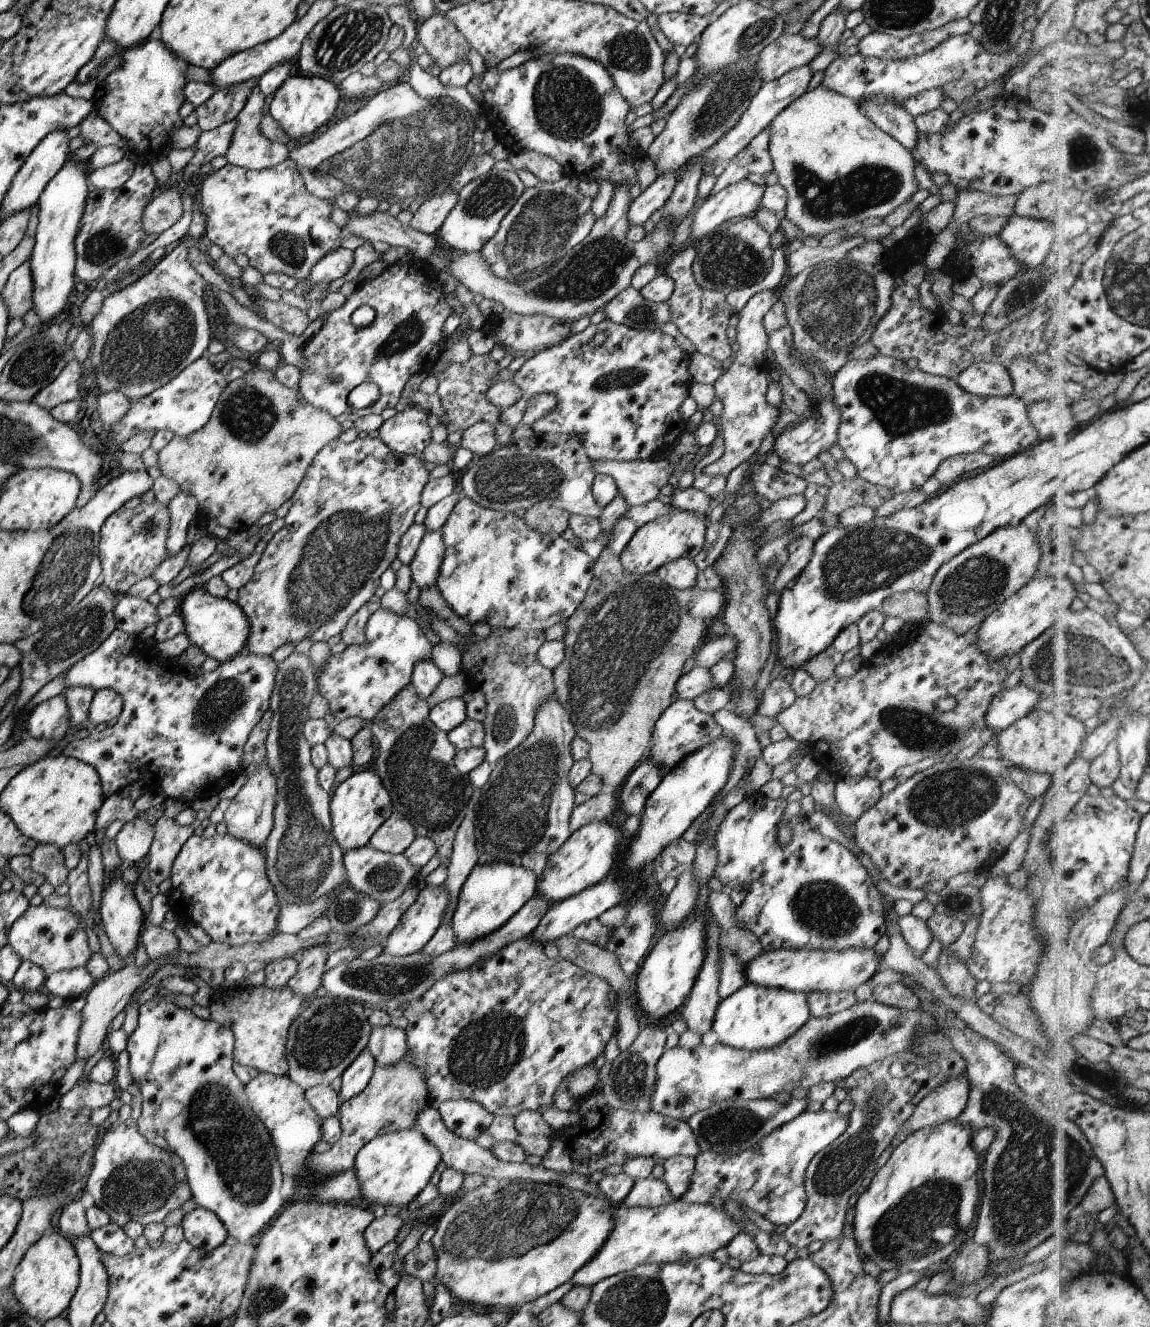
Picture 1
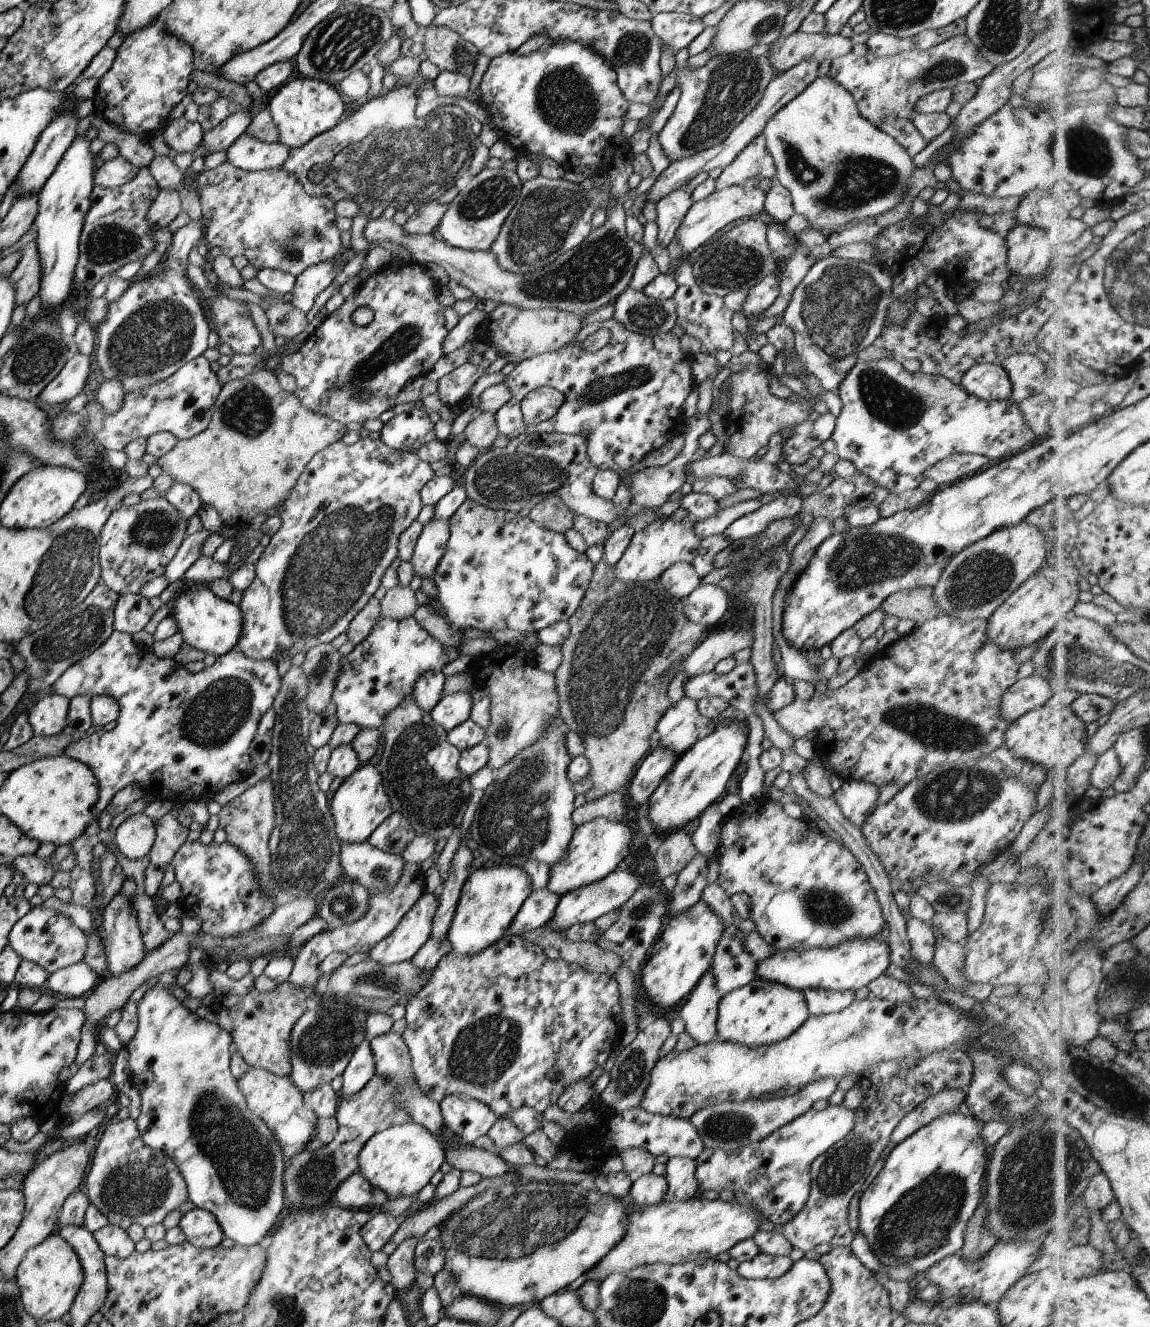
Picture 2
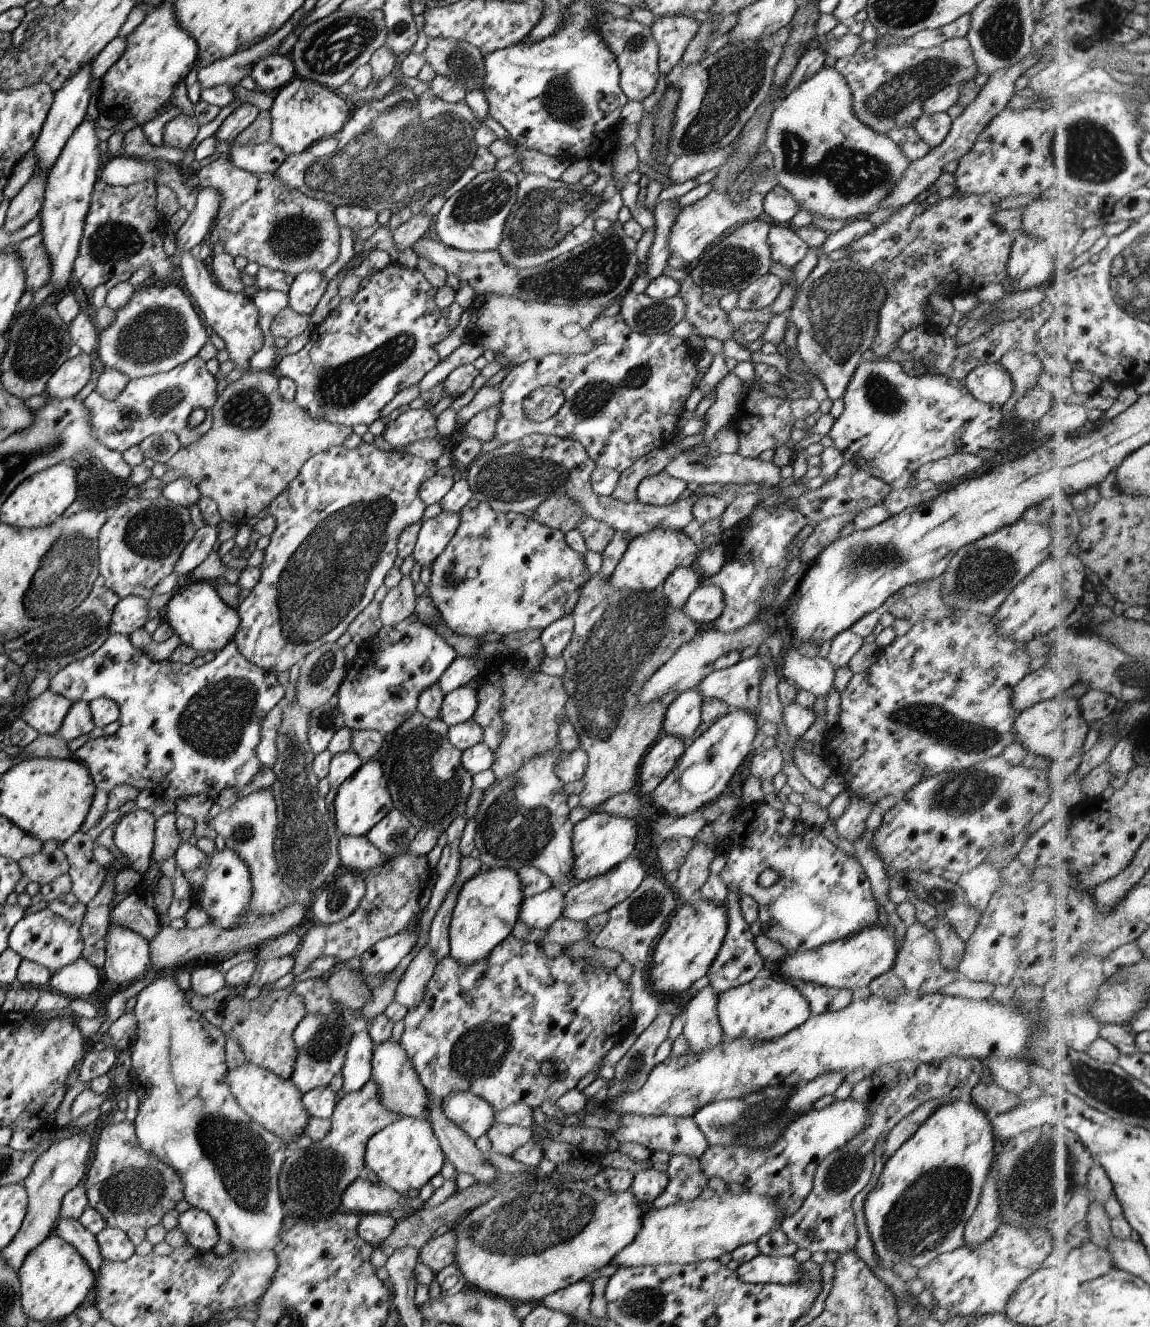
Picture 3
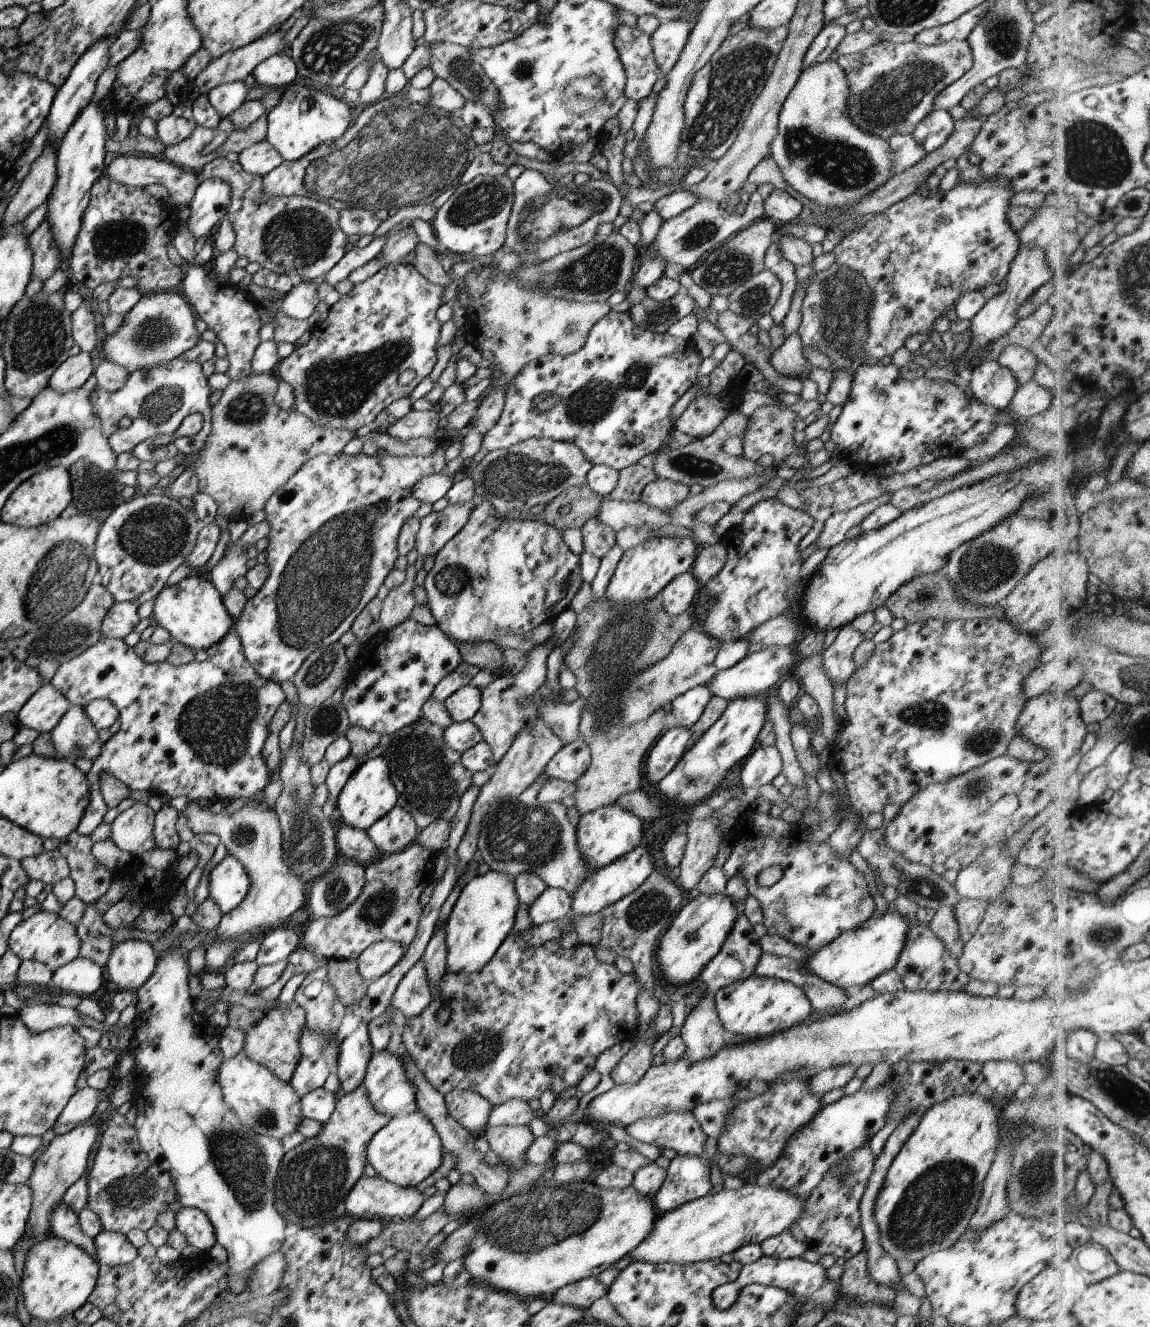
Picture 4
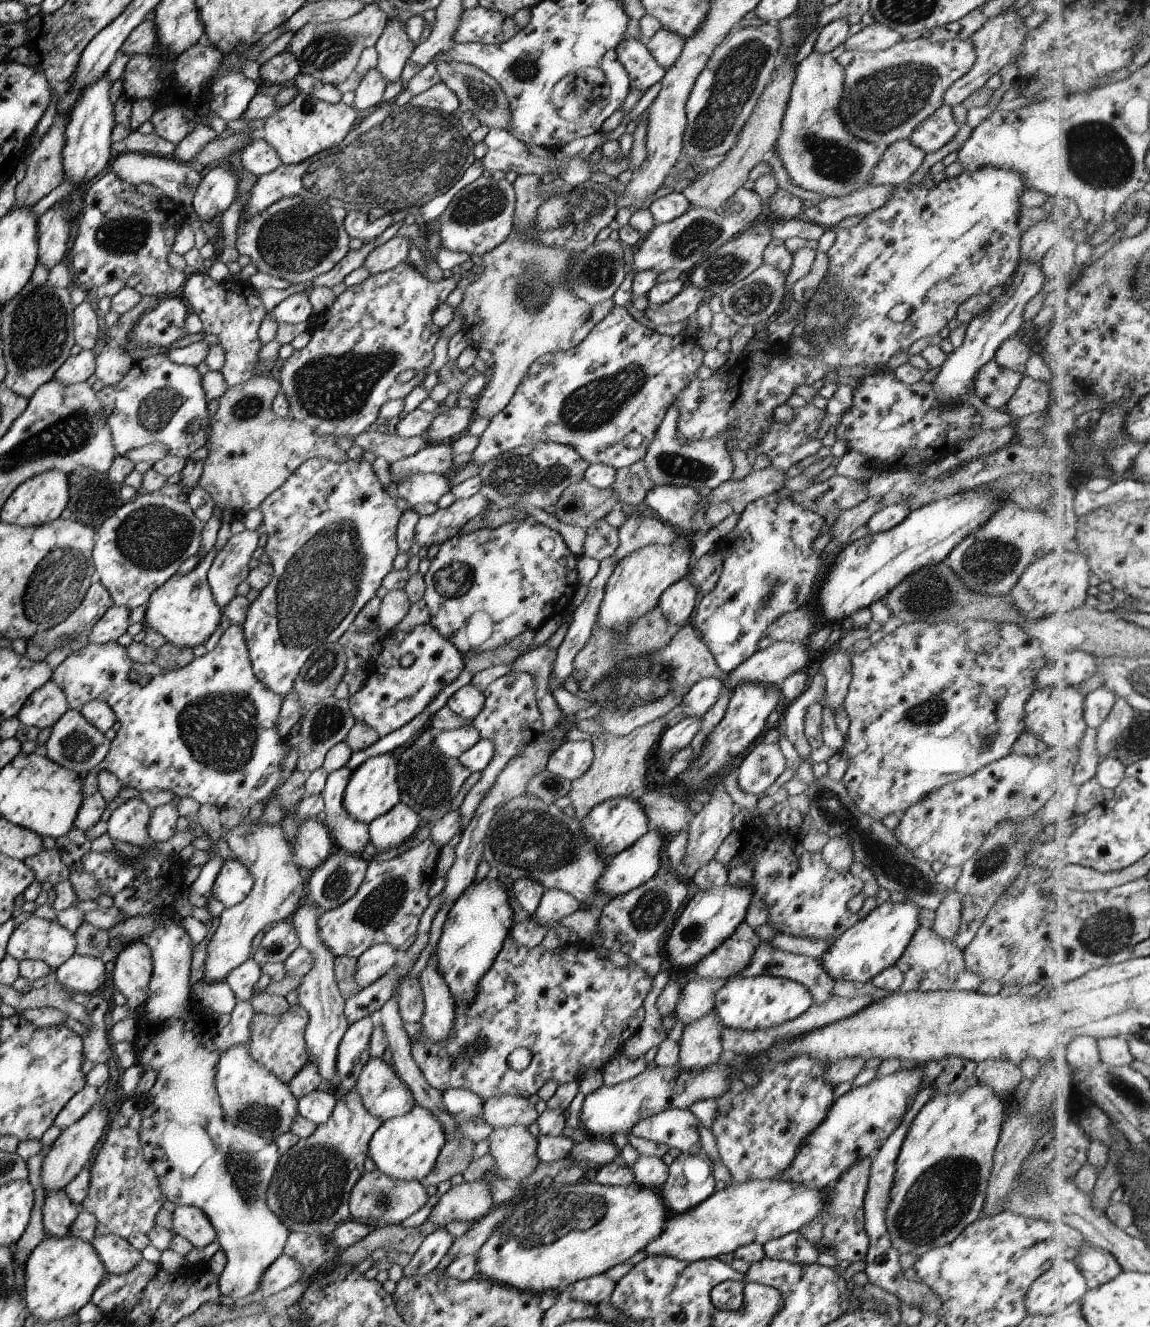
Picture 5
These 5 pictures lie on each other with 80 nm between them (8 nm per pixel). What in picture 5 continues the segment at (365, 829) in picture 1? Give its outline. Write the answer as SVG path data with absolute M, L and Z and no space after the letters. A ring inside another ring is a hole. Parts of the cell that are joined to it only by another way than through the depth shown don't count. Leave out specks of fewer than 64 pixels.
M389 753L374 756L362 762L355 770L350 772L349 780L345 785L342 796L344 811L353 820L368 825L374 818L391 810L393 806L400 802L396 772L396 760Z

